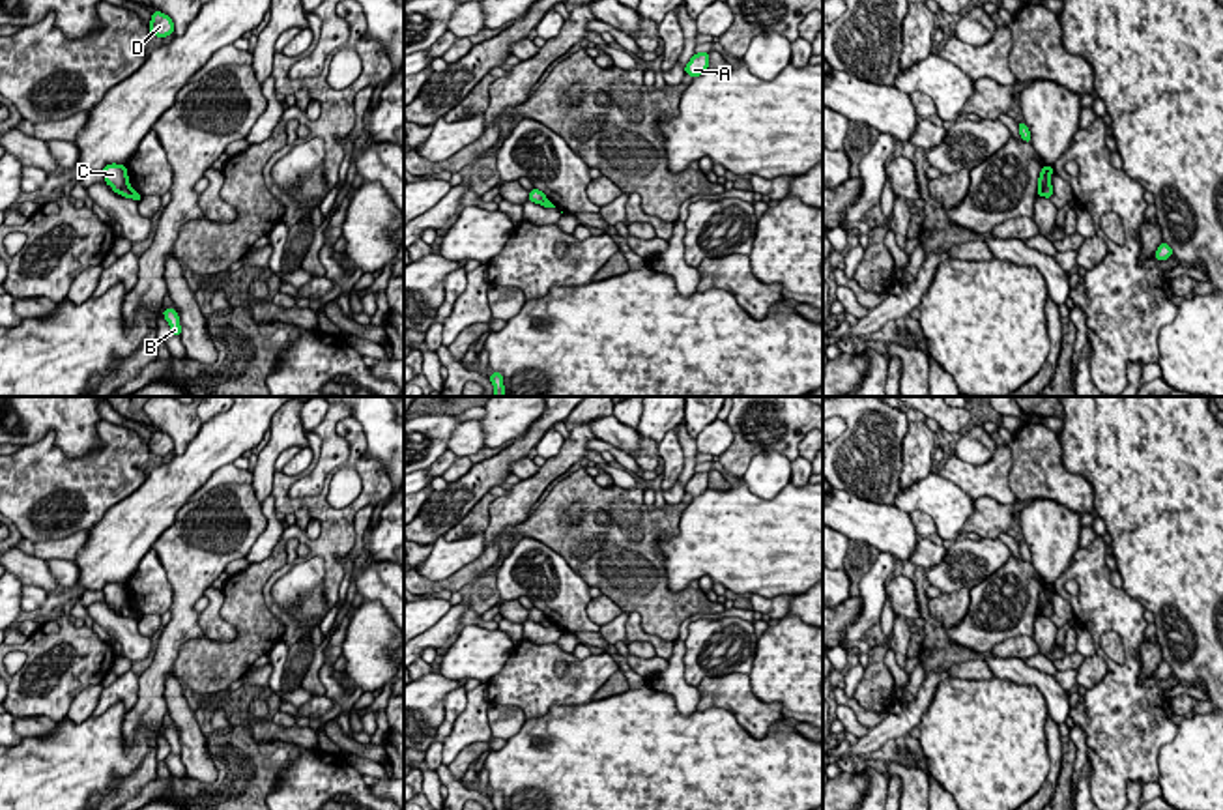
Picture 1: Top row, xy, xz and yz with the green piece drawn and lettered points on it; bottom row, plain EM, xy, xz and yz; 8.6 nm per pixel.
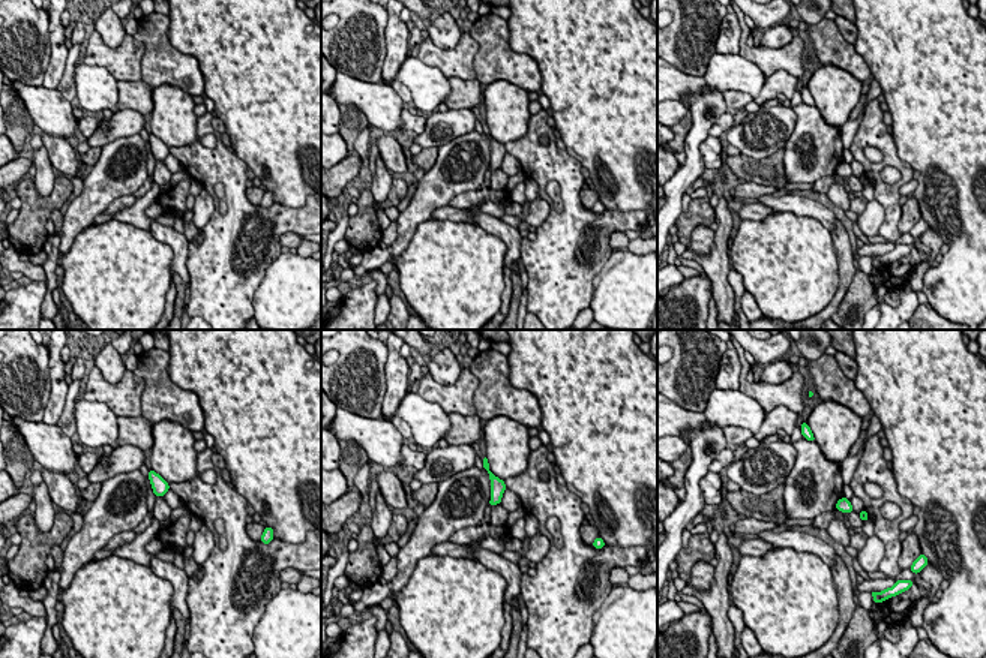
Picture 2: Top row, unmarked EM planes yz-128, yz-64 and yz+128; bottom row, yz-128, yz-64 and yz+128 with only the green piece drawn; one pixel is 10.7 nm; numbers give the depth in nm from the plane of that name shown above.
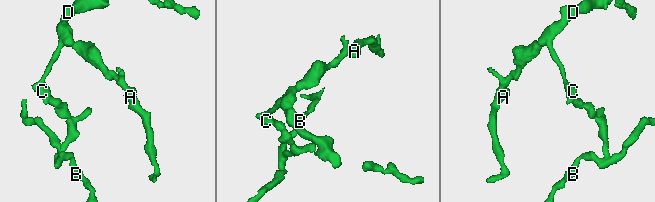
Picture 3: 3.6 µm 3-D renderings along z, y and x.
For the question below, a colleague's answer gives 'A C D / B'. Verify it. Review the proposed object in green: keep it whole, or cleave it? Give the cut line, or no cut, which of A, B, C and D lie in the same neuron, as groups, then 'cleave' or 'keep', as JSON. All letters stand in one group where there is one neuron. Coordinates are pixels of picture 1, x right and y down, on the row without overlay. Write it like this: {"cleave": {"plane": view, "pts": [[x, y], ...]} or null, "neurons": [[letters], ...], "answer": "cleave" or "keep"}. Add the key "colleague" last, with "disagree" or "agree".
{"cleave": {"plane": "xy", "pts": [[128, 601], [120, 612]]}, "neurons": [["A", "C", "D"], ["B"]], "answer": "cleave", "colleague": "agree"}

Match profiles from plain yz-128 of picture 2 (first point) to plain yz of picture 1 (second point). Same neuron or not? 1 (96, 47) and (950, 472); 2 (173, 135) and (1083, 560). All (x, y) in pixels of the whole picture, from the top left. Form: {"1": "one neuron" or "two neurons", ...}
{"1": "one neuron", "2": "two neurons"}

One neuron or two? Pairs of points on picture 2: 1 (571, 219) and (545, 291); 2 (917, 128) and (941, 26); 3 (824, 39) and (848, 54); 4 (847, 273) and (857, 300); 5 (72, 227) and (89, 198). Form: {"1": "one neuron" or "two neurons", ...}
{"1": "one neuron", "2": "one neuron", "3": "one neuron", "4": "two neurons", "5": "one neuron"}

